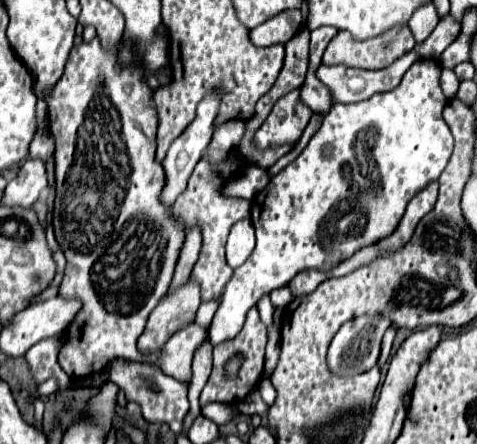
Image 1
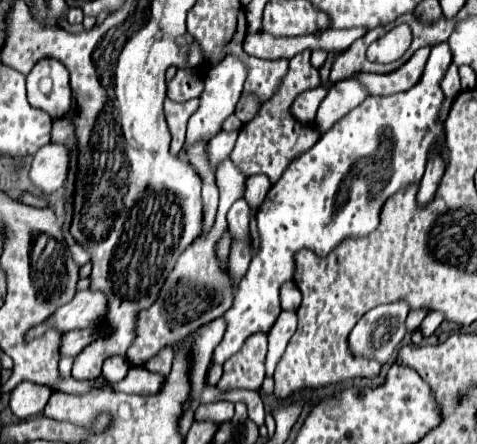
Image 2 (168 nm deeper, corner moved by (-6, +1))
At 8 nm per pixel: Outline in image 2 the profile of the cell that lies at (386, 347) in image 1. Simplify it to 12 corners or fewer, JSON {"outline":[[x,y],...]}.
{"outline":[[411,310],[406,319],[407,332],[419,329],[429,310]]}

